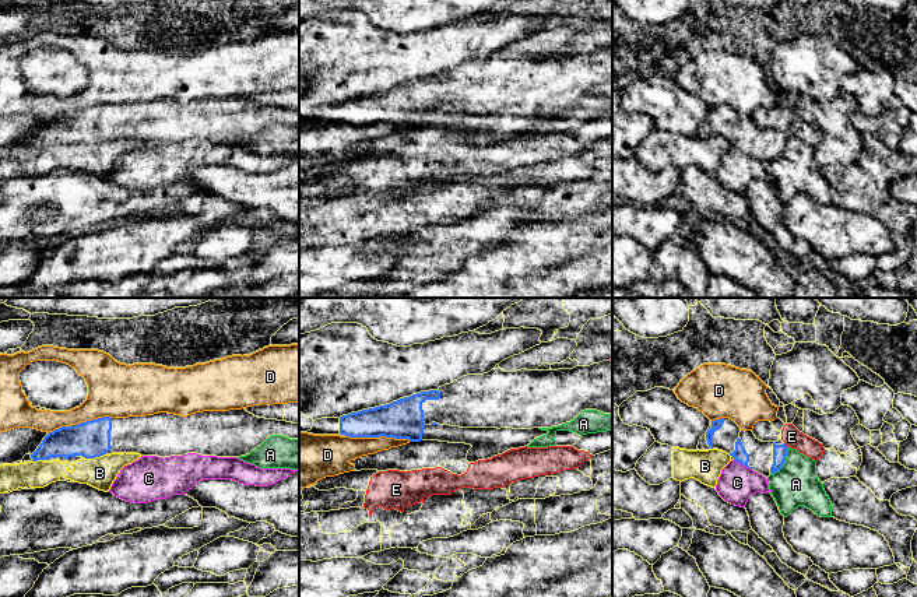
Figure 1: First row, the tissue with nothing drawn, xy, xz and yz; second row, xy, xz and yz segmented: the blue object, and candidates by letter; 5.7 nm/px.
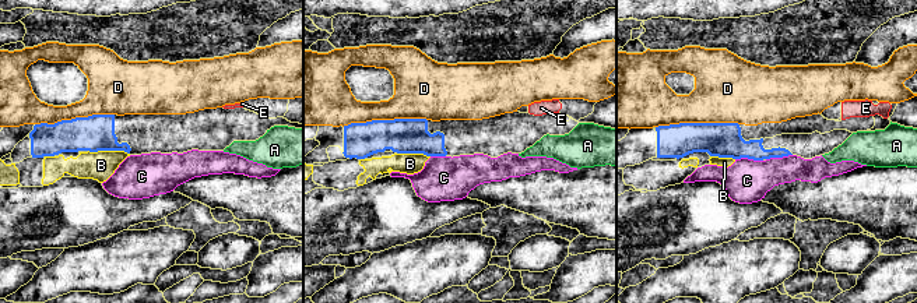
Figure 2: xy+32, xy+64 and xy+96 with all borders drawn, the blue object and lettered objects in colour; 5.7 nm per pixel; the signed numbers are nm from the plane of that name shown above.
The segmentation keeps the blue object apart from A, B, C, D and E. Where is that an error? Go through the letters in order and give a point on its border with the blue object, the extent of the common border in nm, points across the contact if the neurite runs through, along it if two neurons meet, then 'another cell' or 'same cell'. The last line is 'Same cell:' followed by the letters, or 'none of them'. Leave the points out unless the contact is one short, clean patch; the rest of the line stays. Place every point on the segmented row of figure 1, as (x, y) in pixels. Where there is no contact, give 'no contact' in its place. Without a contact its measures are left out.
A: yz (783, 463) | 190 nm | another cell
B: xy (95, 456) | 120 nm | along xy (105, 453), (85, 459) | another cell
C: yz (742, 464) | 120 nm | another cell
D: xz (378, 436) | 380 nm | another cell
E: yz (786, 446) | 40 nm | another cell
Same cell: none of them

